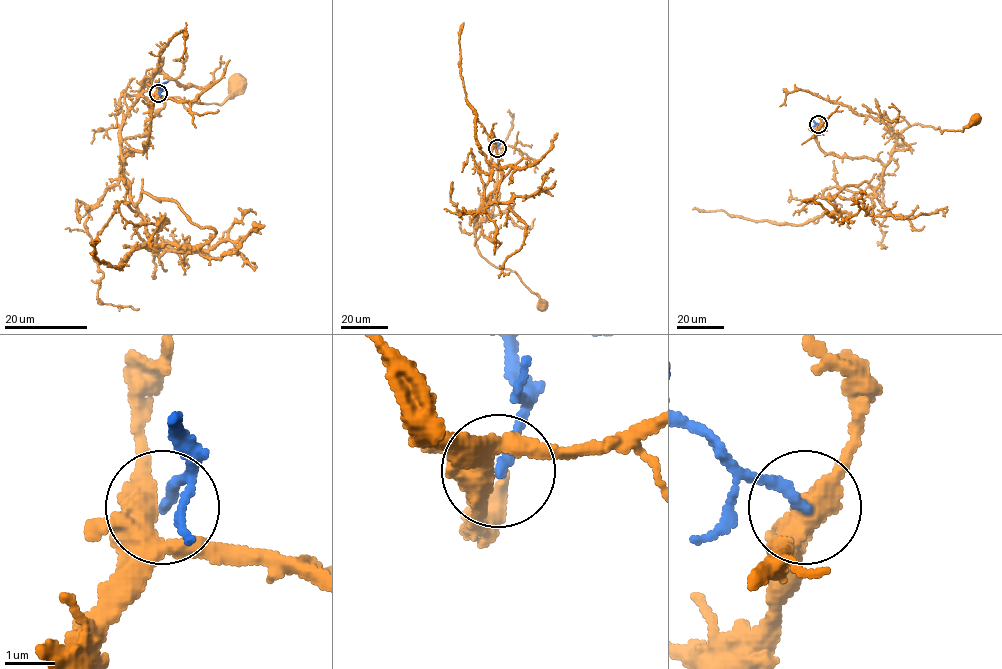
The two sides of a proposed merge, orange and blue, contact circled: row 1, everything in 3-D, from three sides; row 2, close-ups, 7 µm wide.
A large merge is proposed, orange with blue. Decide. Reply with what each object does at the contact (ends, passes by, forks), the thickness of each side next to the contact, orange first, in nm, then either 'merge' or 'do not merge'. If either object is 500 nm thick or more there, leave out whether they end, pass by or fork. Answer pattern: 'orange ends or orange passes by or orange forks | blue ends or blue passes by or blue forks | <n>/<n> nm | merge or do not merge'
orange forks | blue ends | 400/240 nm | do not merge

